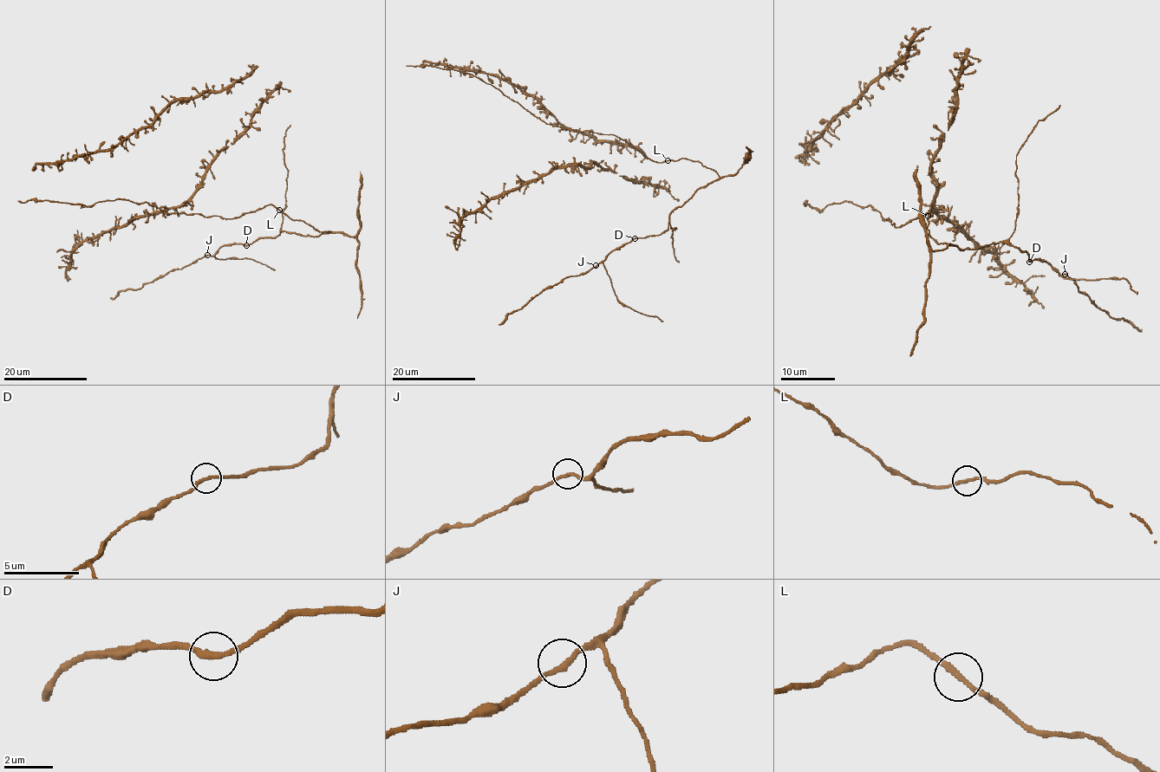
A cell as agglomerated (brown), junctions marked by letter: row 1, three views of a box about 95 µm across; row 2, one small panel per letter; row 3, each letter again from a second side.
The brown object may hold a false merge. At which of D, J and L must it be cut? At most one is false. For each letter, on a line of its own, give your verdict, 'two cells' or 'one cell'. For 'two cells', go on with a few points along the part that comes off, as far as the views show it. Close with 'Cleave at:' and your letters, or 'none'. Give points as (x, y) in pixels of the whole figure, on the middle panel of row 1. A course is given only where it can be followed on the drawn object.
D: one cell
J: one cell
L: one cell
Cleave at: none

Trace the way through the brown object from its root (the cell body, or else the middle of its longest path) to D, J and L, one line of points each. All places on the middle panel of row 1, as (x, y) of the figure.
D: (425, 65), (478, 76), (547, 124), (615, 135), (654, 161), (686, 158), (718, 173), (661, 234), (635, 238)
J: (425, 65), (478, 76), (547, 124), (718, 173), (661, 234), (596, 265)
L: (425, 65), (456, 69), (478, 76), (547, 124), (576, 132), (615, 135), (654, 161), (667, 160)

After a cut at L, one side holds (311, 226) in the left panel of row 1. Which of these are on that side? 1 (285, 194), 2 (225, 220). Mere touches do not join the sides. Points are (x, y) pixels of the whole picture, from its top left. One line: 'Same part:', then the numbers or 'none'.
Same part: 1

